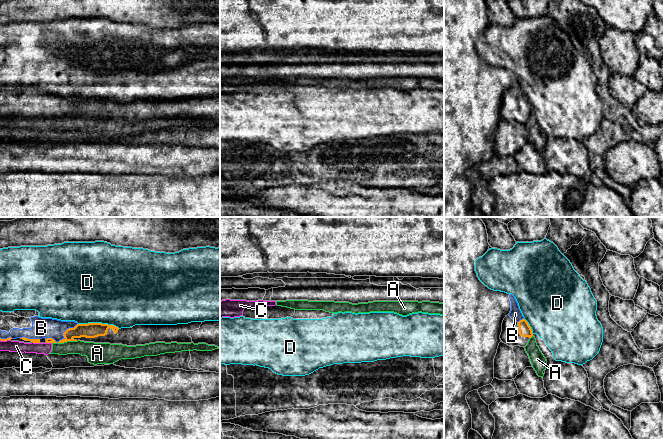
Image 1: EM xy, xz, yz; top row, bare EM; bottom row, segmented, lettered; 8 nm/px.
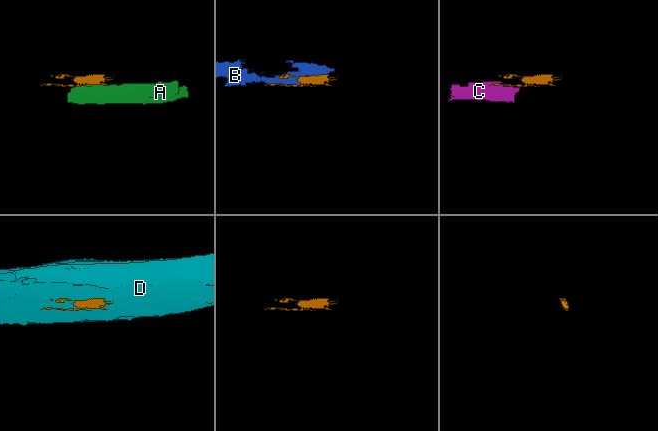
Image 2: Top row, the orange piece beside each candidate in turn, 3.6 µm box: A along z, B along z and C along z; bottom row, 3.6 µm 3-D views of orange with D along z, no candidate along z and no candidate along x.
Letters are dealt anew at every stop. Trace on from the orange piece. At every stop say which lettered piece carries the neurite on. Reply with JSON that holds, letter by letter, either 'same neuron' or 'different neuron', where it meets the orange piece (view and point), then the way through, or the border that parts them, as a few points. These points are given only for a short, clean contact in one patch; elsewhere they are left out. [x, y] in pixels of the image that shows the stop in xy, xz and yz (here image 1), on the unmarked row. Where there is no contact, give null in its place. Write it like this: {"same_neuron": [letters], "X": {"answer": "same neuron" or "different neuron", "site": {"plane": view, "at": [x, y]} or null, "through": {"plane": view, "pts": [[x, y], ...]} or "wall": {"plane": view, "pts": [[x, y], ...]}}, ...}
{"same_neuron": ["B"], "A": {"answer": "different neuron", "site": {"plane": "xy", "at": [67, 116]}}, "B": {"answer": "same neuron", "site": {"plane": "xy", "at": [65, 107]}}, "C": {"answer": "different neuron", "site": {"plane": "xy", "at": [5, 116]}, "wall": {"plane": "xy", "pts": [[10, 115], [1, 117]]}}, "D": {"answer": "different neuron", "site": {"plane": "xy", "at": [99, 99]}, "wall": {"plane": "xy", "pts": [[78, 99], [107, 99], [119, 104]]}}}

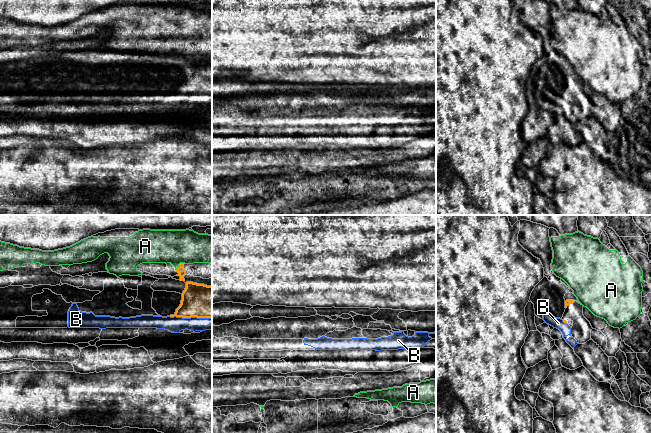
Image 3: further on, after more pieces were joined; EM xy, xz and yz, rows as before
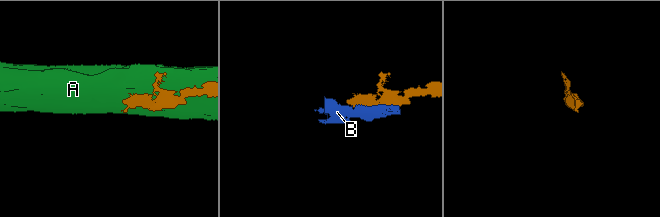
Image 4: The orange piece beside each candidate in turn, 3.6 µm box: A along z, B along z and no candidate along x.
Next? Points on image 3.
{"same_neuron": ["B"], "A": {"answer": "different neuron", "site": {"plane": "xy", "at": [179, 40]}}, "B": {"answer": "same neuron", "site": {"plane": "xy", "at": [190, 93]}}}

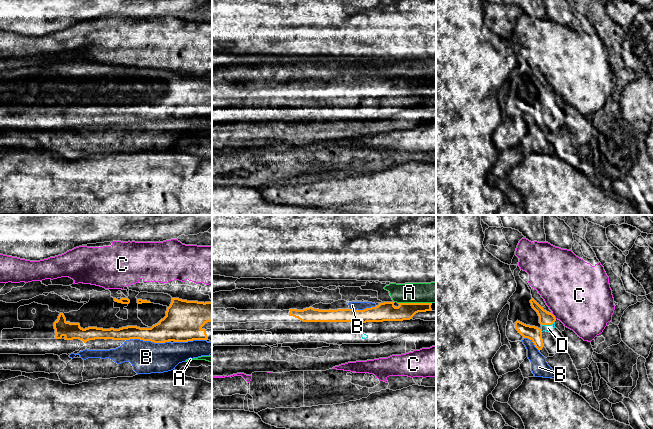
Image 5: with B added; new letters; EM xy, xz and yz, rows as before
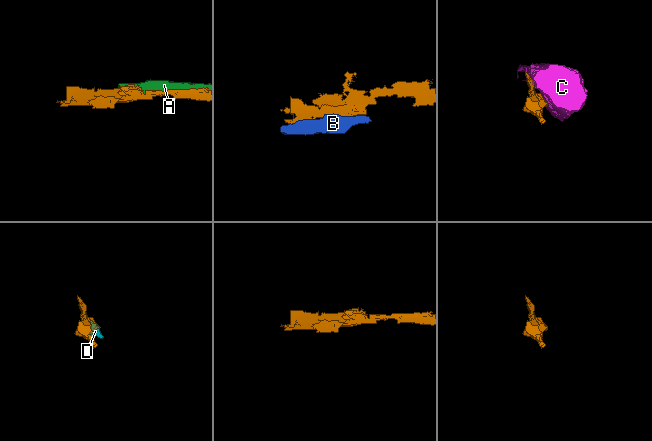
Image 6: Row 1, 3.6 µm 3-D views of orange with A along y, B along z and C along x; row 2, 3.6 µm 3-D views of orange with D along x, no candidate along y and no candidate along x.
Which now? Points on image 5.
{"same_neuron": ["D"], "A": {"answer": "different neuron", "site": {"plane": "xz", "at": [415, 79]}, "wall": {"plane": "xz", "pts": [[398, 78], [431, 79]]}}, "B": {"answer": "different neuron", "site": {"plane": "xy", "at": [147, 116]}}, "C": {"answer": "different neuron", "site": {"plane": "yz", "at": [554, 92]}}, "D": {"answer": "same neuron", "site": {"plane": "yz", "at": [547, 100]}}}

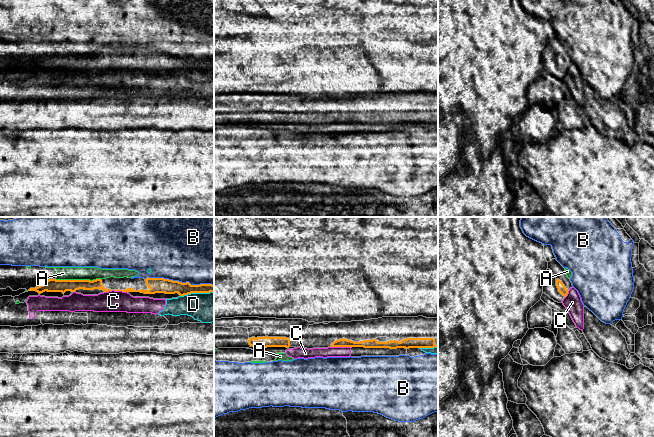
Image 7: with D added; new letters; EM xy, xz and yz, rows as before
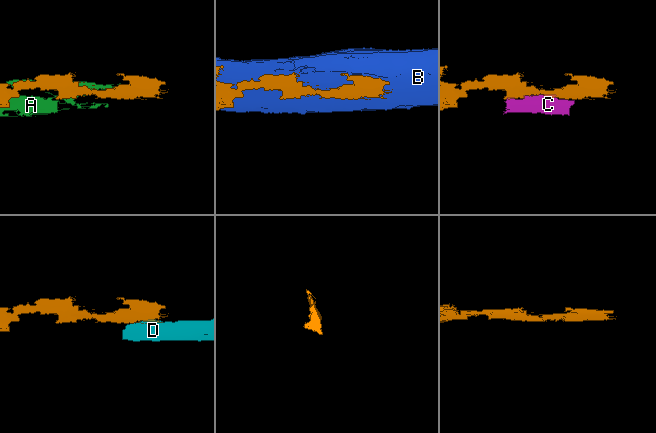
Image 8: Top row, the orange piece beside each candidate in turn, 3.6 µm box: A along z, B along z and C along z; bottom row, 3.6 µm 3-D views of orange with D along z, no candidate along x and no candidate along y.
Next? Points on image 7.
{"same_neuron": ["A"], "A": {"answer": "same neuron", "site": {"plane": "xy", "at": [78, 56]}}, "B": {"answer": "different neuron", "site": {"plane": "xy", "at": [178, 57]}}, "C": {"answer": "different neuron", "site": {"plane": "xy", "at": [116, 66]}}, "D": {"answer": "different neuron", "site": {"plane": "xy", "at": [196, 68]}}}

